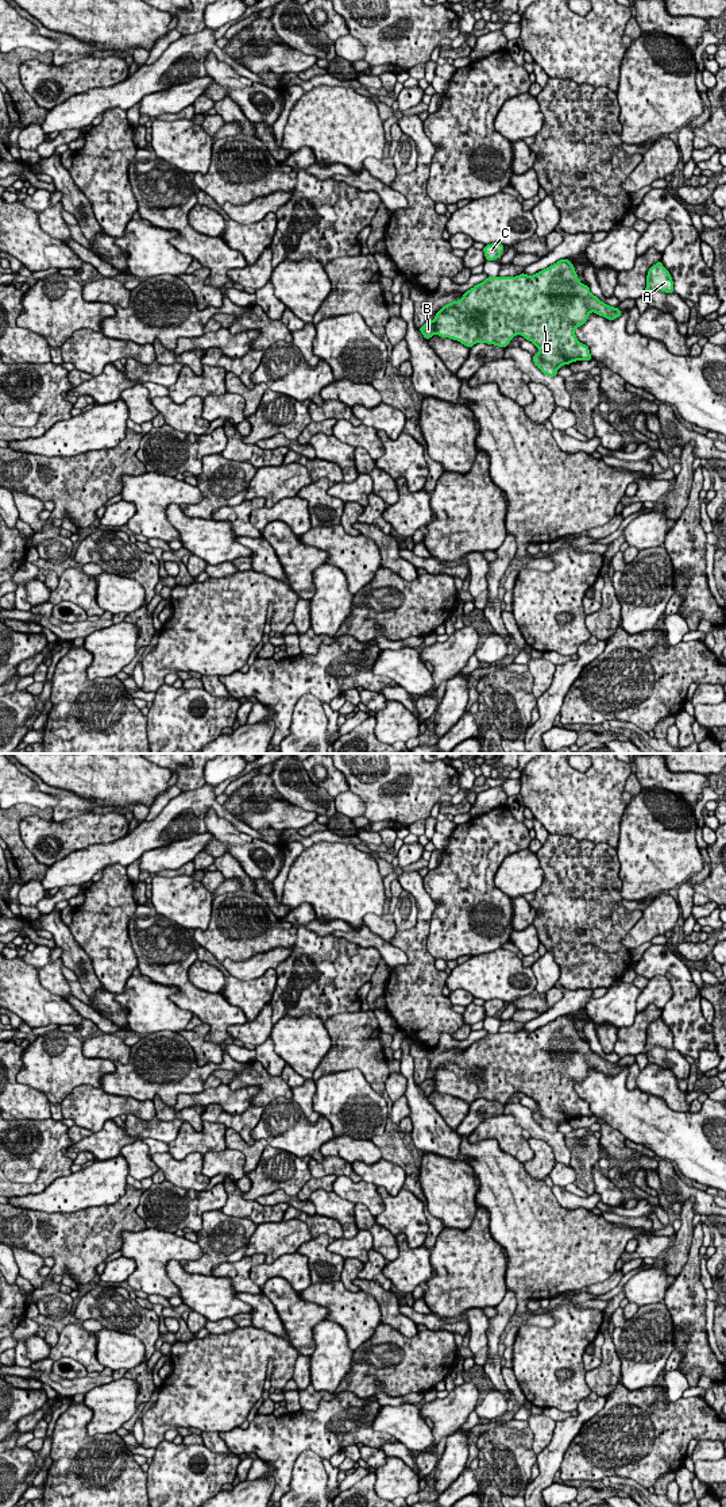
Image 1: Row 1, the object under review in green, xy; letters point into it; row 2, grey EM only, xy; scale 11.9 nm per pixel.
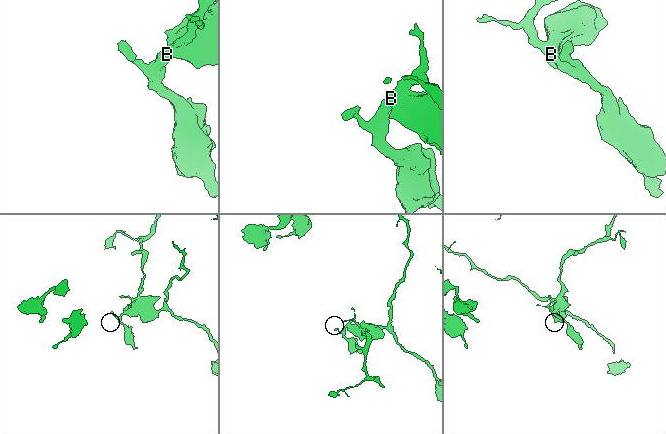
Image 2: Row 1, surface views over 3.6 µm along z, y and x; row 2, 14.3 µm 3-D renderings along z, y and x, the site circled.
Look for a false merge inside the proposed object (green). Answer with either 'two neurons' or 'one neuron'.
two neurons

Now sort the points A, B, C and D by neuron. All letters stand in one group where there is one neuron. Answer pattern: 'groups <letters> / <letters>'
groups A D / B C

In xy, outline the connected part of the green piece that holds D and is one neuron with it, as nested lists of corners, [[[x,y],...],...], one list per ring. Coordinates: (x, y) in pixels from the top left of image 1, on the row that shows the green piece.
[[[565,258],[533,275],[521,273],[515,277],[487,277],[467,290],[460,300],[441,307],[432,323],[436,335],[457,340],[470,348],[480,342],[505,348],[514,336],[521,335],[538,348],[533,363],[544,374],[555,377],[564,365],[592,359],[590,348],[580,343],[574,332],[588,320],[591,312],[609,320],[622,315],[621,309],[594,296]]]

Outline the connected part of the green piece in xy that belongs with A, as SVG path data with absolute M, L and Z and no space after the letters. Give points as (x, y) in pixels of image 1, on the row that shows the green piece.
M661 261L648 270L646 288L642 297L648 297L652 292L661 290L673 293L673 281L669 271L663 266Z

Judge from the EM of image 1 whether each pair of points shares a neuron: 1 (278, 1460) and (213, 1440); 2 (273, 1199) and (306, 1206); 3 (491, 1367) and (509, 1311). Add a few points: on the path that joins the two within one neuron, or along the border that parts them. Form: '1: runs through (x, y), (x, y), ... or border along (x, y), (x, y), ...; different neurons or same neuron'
1: border along (219, 1433), (219, 1437), (230, 1450); different neurons
2: runs through (281, 1199), (290, 1199), (298, 1205); same neuron
3: runs through (493, 1353), (493, 1338), (498, 1325); same neuron

